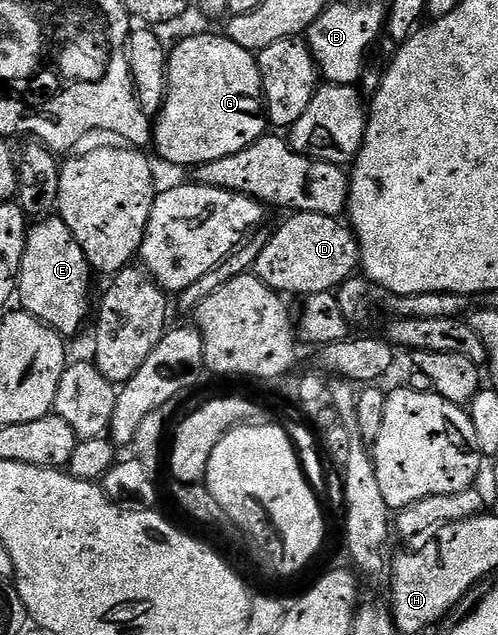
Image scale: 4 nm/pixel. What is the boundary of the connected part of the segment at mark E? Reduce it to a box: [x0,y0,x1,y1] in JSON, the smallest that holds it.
[16,217,94,337]

